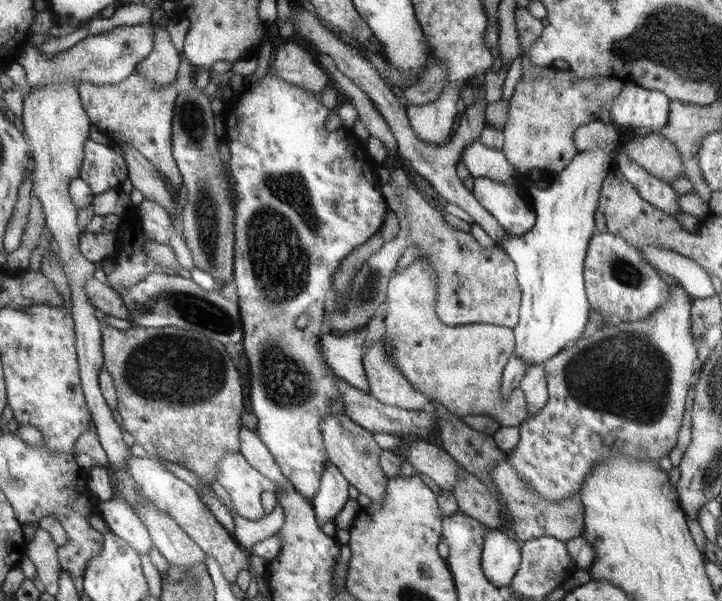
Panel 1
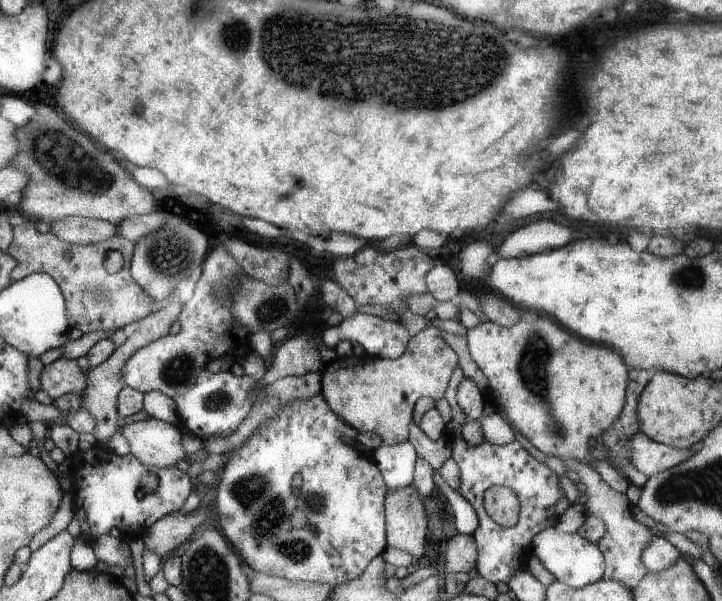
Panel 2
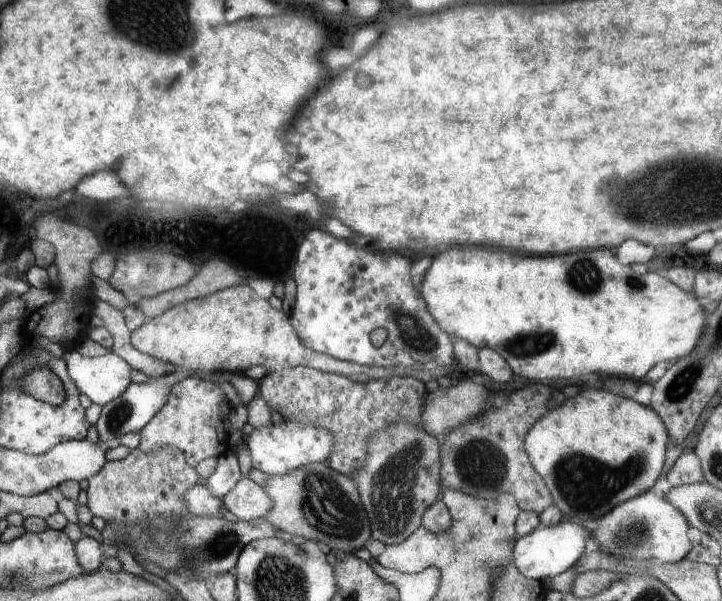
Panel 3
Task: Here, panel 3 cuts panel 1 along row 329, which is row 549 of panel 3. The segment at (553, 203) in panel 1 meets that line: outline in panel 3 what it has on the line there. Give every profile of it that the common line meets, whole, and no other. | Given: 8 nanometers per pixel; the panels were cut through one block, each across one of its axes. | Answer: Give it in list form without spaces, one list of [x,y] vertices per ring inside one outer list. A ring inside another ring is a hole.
[[[559,522],[557,526],[537,526],[533,532],[527,536],[519,538],[513,546],[513,562],[515,568],[525,576],[535,582],[543,582],[549,578],[555,578],[563,574],[567,568],[575,566],[579,556],[585,552],[585,544],[591,538],[591,526],[579,526],[573,522]]]

